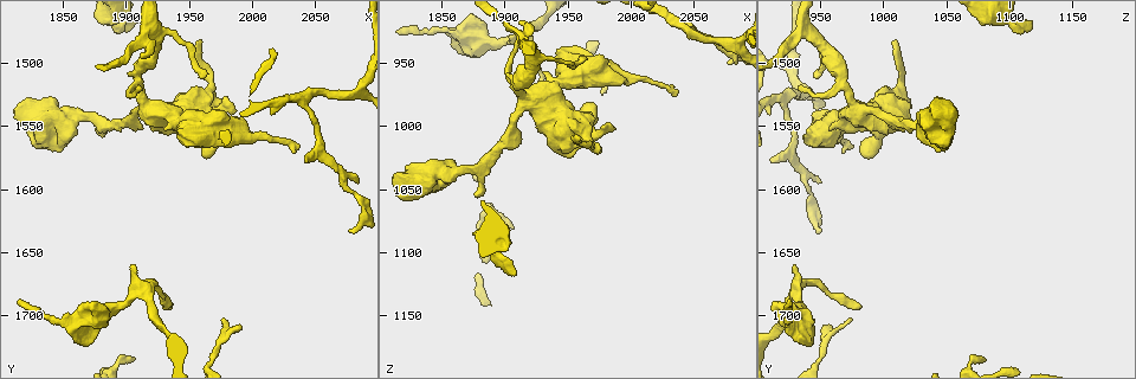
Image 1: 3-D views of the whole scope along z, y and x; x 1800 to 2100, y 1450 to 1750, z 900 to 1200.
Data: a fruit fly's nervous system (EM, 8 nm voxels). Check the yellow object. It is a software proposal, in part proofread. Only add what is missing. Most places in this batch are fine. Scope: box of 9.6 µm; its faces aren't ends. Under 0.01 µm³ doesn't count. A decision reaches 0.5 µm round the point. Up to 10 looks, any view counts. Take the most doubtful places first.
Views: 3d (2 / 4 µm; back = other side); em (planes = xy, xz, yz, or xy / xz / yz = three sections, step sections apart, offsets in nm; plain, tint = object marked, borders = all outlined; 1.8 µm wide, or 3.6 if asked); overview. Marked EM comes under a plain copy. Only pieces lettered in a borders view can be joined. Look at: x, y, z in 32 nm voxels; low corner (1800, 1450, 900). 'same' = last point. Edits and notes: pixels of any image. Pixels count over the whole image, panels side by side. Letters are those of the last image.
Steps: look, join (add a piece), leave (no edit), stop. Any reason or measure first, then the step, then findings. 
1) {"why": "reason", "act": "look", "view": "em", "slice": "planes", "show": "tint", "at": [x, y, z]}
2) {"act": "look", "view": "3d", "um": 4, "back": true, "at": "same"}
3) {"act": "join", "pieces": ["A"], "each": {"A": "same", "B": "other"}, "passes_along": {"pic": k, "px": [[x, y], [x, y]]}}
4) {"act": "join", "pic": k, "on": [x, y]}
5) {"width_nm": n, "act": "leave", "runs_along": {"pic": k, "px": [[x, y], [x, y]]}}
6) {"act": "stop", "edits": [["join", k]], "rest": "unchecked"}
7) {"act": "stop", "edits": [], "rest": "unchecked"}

{"why": "an open end", "act": "look", "view": "em", "slice": "yz", "step": 8, "show": "borders", "at": [1908, 1662, 928]}

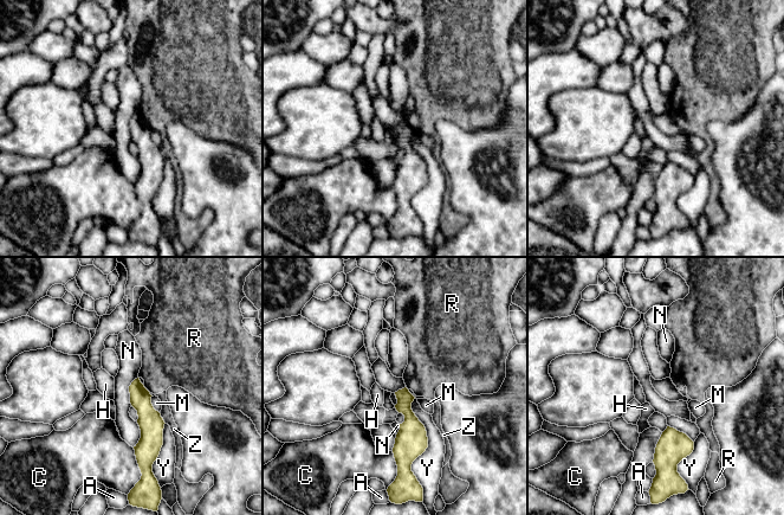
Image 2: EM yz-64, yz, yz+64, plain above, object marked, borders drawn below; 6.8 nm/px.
{"width_nm": 110, "act": "leave", "each": {"A": "other", "C": "other", "H": "other", "M": "other", "N": "other", "R": "other", "Y": "other", "Z": "other"}, "border": {"pic": 2, "px": [[137, 377], [129, 386], [130, 405]]}, "found": "no lettered piece goes on from it"}

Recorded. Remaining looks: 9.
{"why": "an open end", "act": "look", "view": "3d", "um": 4, "at": [1958, 1480, 1010]}

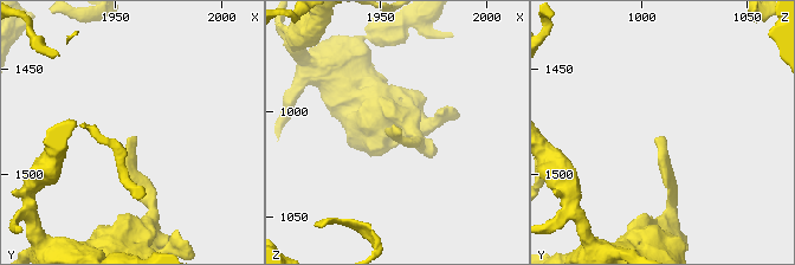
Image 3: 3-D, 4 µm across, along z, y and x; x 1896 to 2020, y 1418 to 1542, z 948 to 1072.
{"why": "now the EM", "act": "look", "view": "em", "slice": "xy", "step": 4, "show": "borders", "at": [1958, 1482, 1009]}

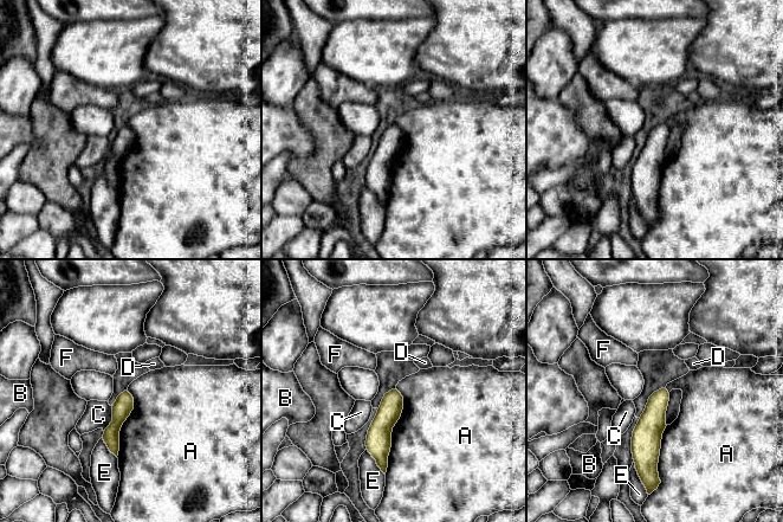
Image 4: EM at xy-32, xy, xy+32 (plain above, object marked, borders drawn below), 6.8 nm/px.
{"why": "cut it another way", "act": "look", "view": "em", "slice": "planes", "show": "borders", "at": "same"}

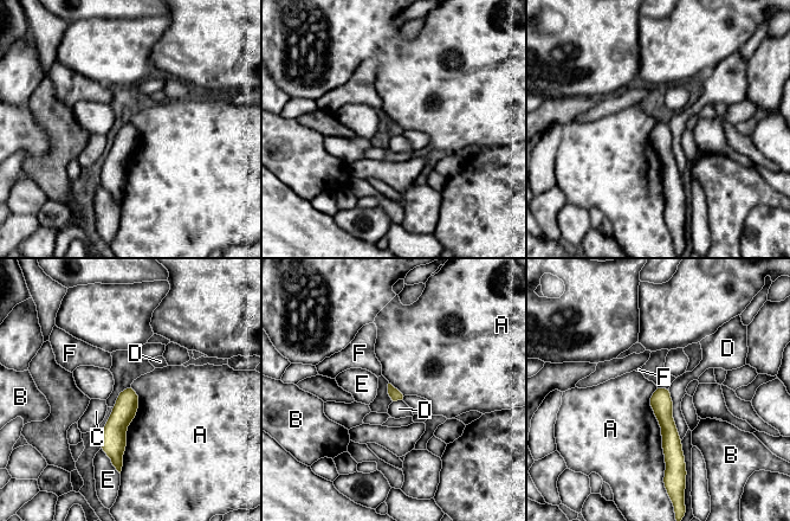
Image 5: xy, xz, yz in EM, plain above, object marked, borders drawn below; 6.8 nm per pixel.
{"act": "leave", "each": {"A": "other", "B": "other", "C": "other", "D": "other", "E": "other", "F": "other"}, "runs_along": {"pic": 5, "px": [[129, 391], [116, 426], [116, 461]]}, "found": "none of them fits"}

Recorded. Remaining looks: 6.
{"why": "branch stops here", "act": "look", "view": "3d", "um": 4, "at": [1992, 1706, 958]}

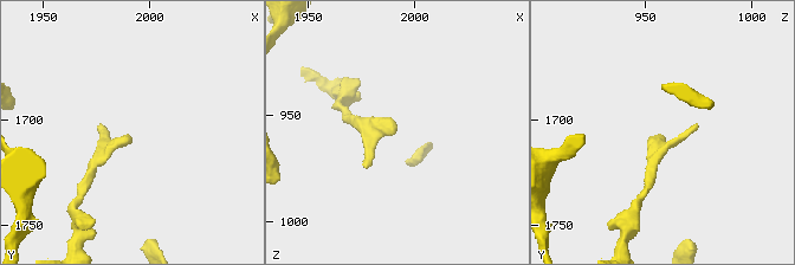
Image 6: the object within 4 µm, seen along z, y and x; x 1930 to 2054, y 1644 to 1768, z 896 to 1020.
{"why": "shape alone is not enough", "act": "look", "view": "em", "slice": "xy", "step": 8, "show": "tint", "at": [1990, 1708, 957]}

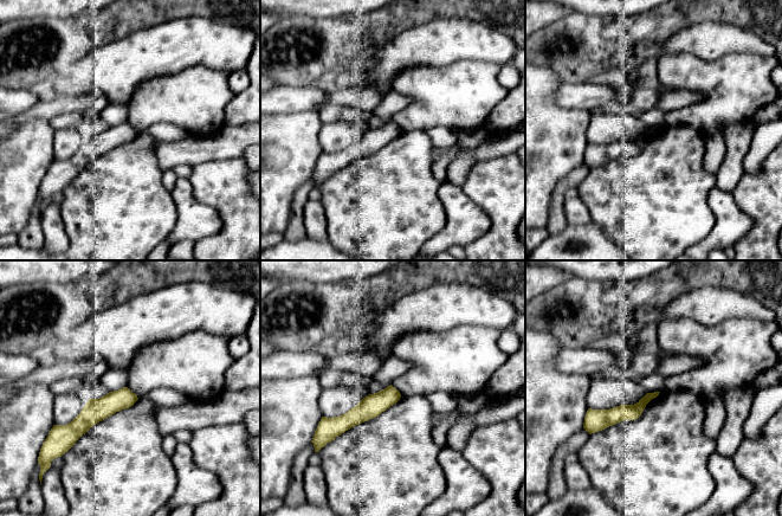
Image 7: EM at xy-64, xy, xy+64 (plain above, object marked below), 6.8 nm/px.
{"act": "look", "view": "em", "slice": "planes", "show": "borders", "at": "same"}

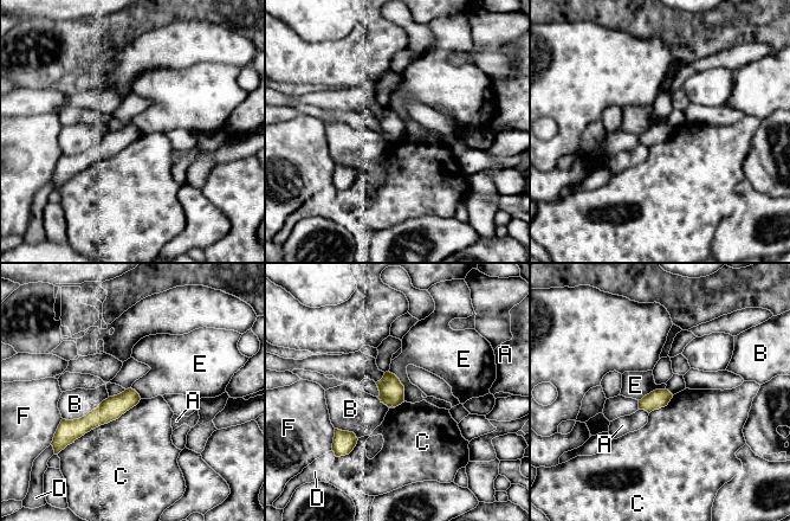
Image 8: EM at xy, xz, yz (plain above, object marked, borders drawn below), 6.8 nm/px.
{"width_nm": 130, "longest_contact_nm": ["C", 600], "act": "leave", "each": {"A": "other", "B": "other", "C": "other", "D": "other", "E": "other", "F": "other"}, "found": "none of them fits"}

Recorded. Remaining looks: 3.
{"why": "a fork", "act": "look", "view": "3d", "um": 4, "at": [2084, 1518, 932]}

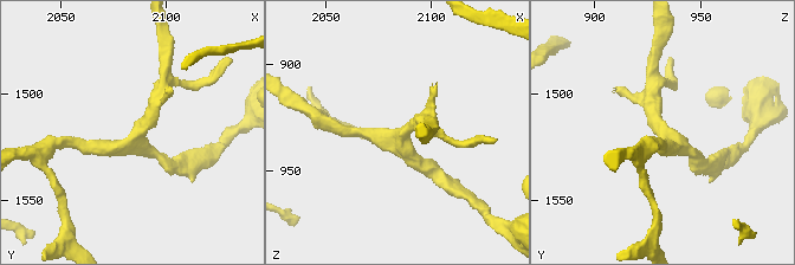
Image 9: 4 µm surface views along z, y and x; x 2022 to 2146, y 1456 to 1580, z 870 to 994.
{"arms": 3, "arm_widths_nm": [190, 190, 260], "act": "look", "view": "em", "slice": "planes", "show": "borders", "at": [2085, 1518, 933]}

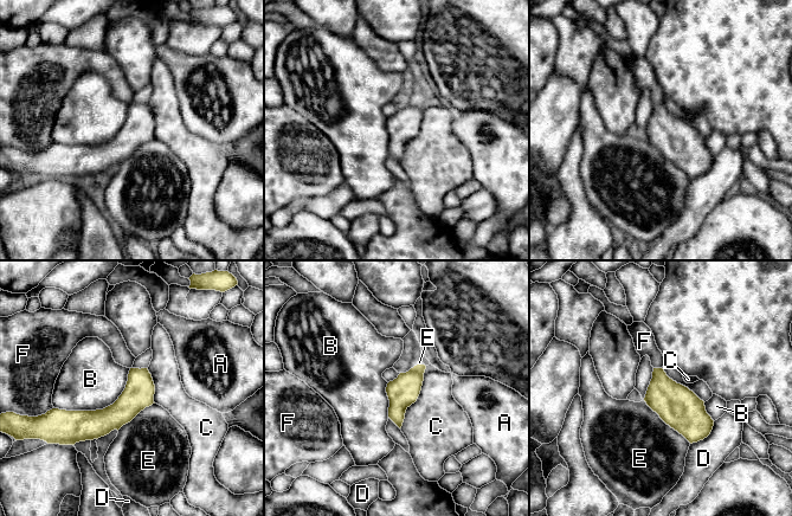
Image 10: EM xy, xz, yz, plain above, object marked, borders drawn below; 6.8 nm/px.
{"act": "leave", "each": {"A": "other", "B": "other", "C": "other", "D": "other", "E": "other", "F": "other"}, "runs_along": {"pic": 10, "px": [[148, 376], [110, 418], [65, 418]]}, "found": "no lettered piece goes on from it"}

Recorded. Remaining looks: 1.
{"act": "stop", "edits": [], "rest": "unchecked"}

